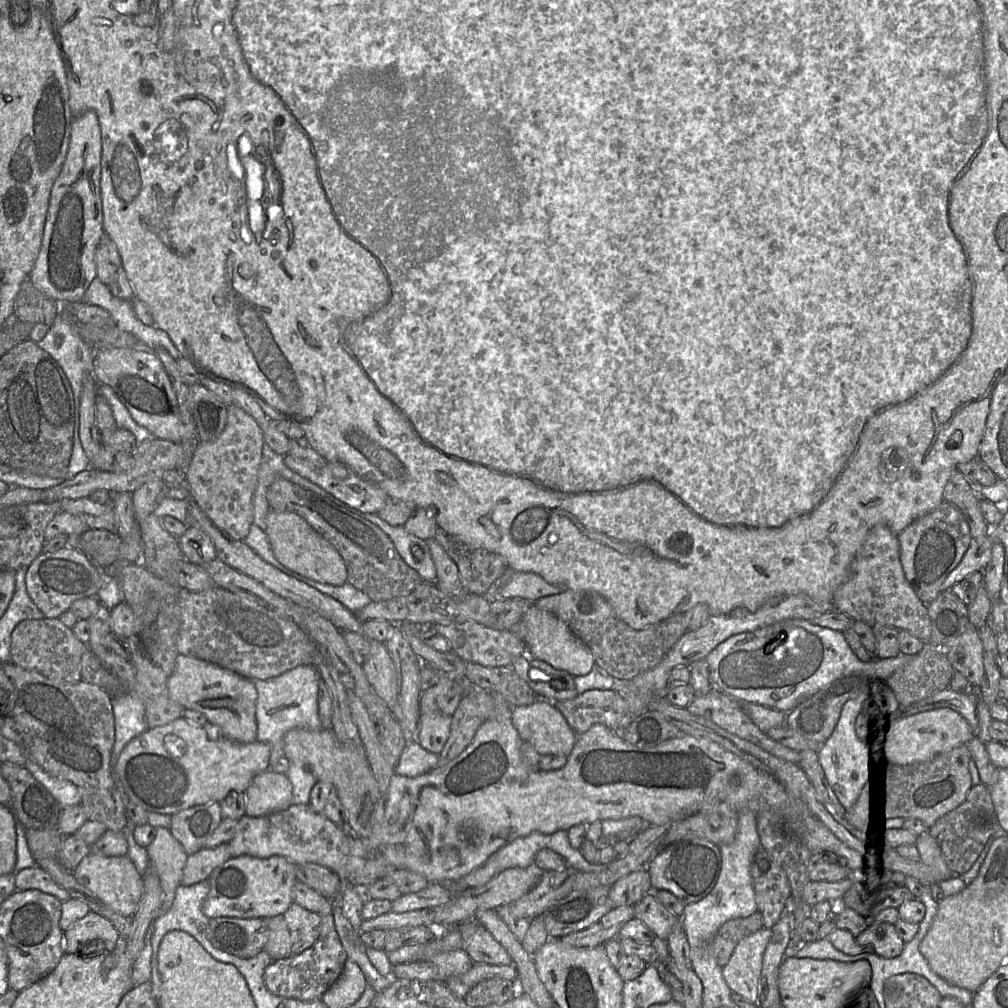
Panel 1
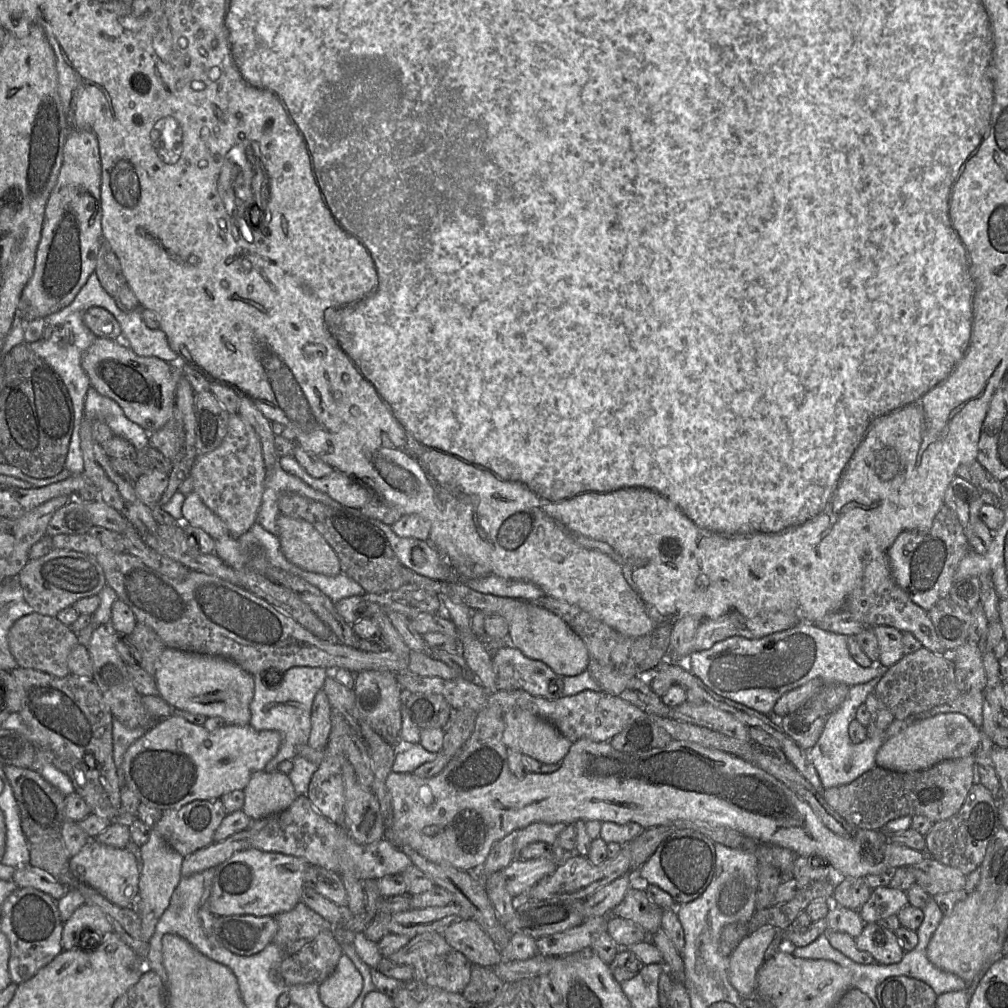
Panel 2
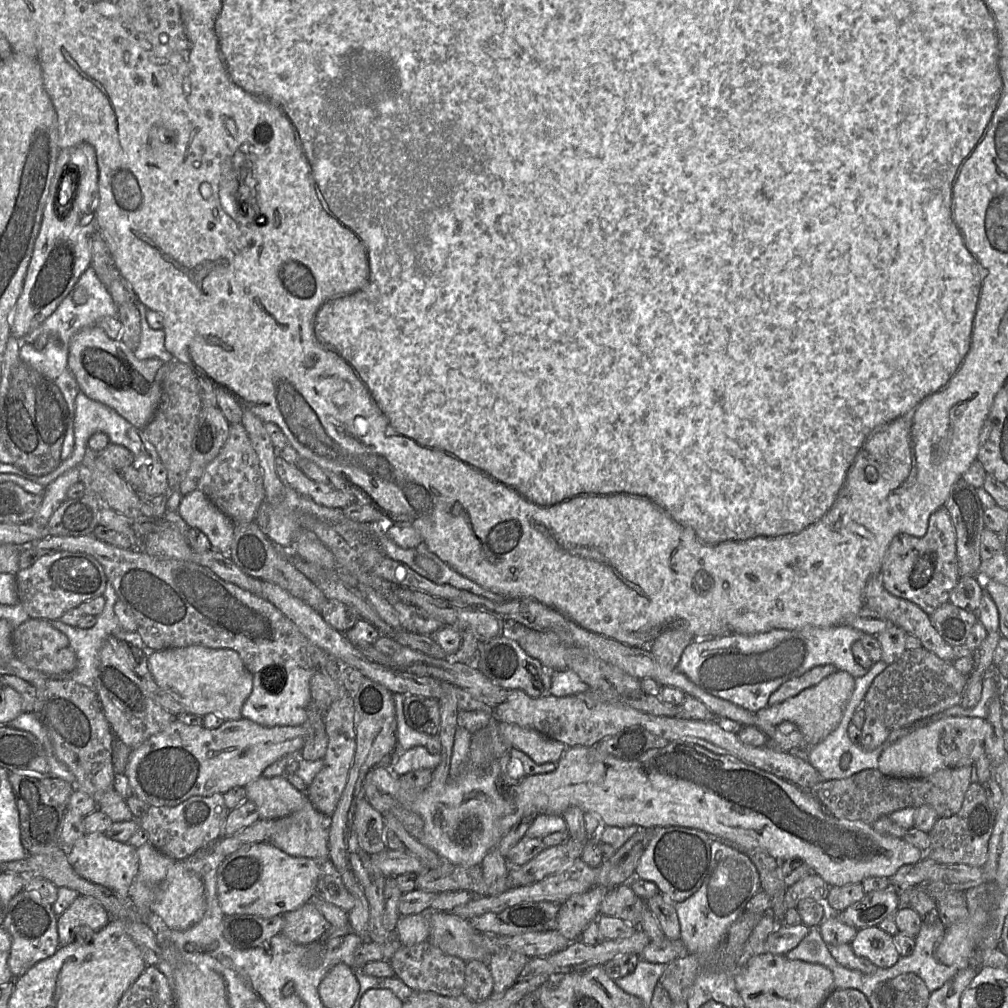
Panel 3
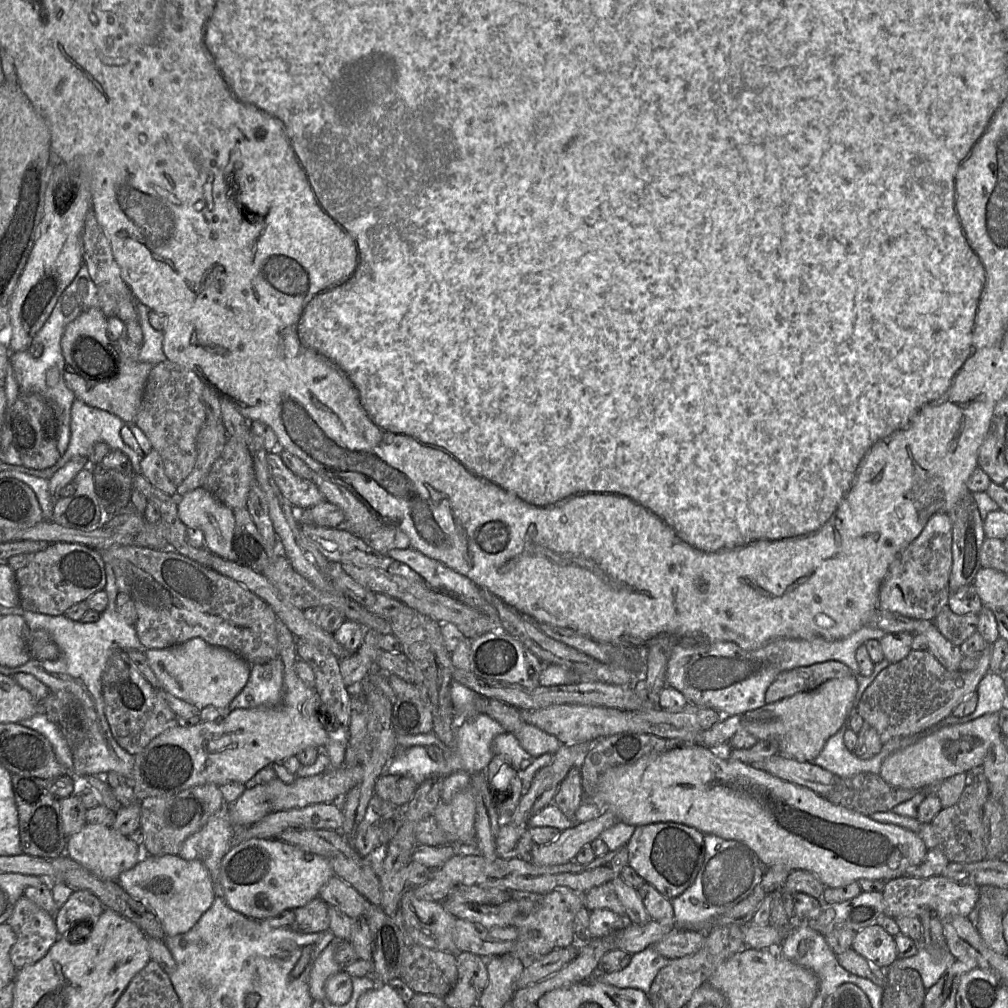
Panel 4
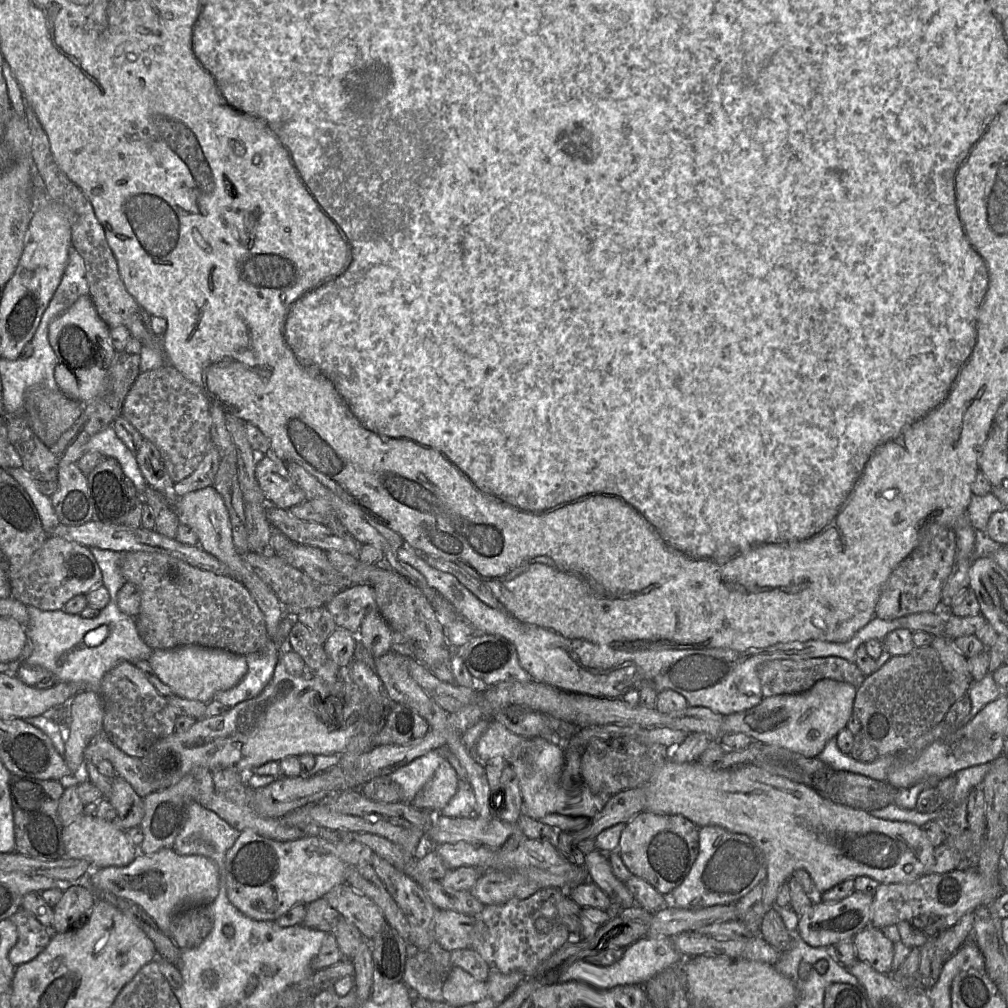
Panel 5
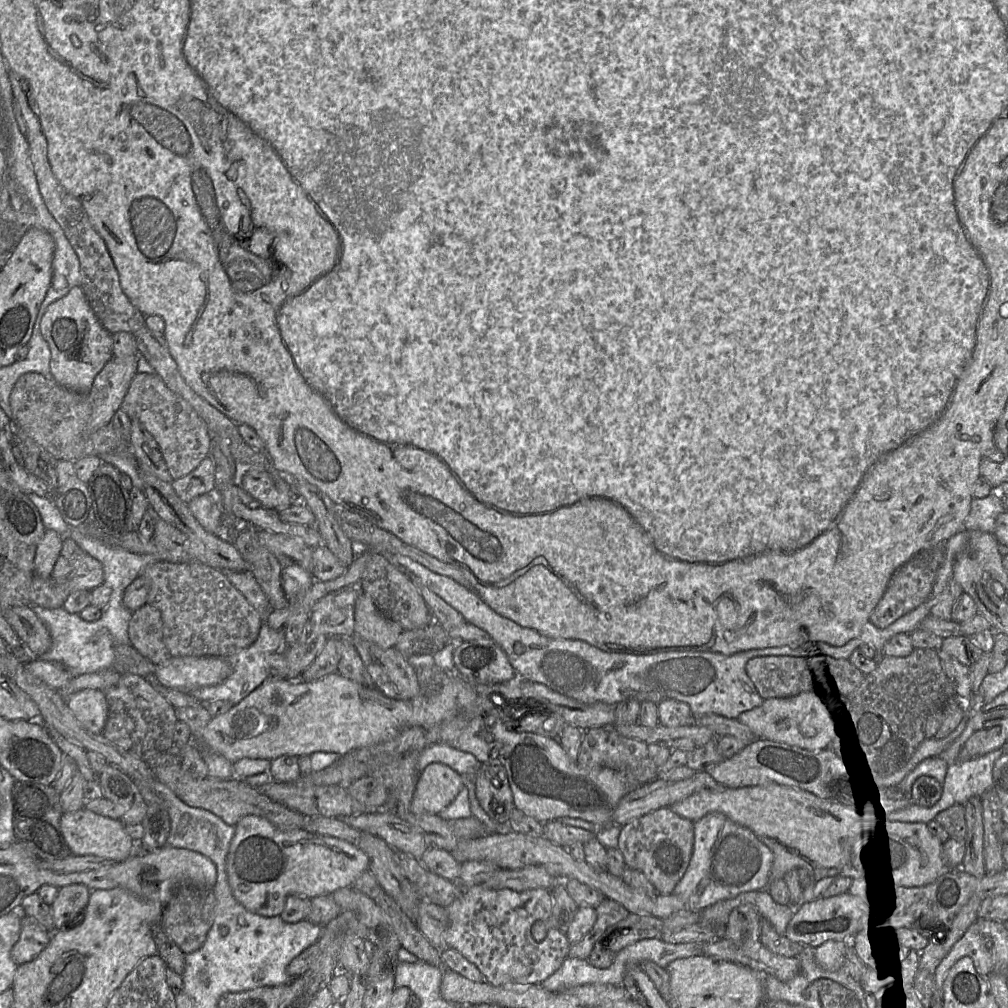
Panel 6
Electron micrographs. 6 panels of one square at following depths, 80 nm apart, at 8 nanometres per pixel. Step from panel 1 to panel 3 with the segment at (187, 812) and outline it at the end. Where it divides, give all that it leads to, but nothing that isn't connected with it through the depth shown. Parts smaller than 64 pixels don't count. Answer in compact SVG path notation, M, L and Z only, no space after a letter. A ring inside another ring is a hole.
M222 794L193 796L173 807L150 806L139 819L139 827L148 832L148 841L158 851L174 860L183 861L196 852L212 846L222 837L228 812Z

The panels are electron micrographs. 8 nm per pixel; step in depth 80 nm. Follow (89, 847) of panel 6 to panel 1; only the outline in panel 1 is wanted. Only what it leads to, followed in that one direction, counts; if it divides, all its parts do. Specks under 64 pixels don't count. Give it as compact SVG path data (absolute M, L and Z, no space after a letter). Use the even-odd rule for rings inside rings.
M89 853L74 869L77 881L88 888L104 904L124 916L134 916L143 895L143 876L126 856L106 857Z

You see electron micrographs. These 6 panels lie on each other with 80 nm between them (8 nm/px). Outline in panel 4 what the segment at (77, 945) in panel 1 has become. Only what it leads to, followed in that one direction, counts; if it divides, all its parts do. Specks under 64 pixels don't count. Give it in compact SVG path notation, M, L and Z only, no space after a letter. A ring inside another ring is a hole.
M74 890L69 899L61 908L57 909L54 915L58 935L66 937L66 934L69 934L70 941L76 942L77 940L71 937L77 935L80 937L82 930L88 933L91 927L88 927L87 924L93 927L105 909L99 898L91 892Z

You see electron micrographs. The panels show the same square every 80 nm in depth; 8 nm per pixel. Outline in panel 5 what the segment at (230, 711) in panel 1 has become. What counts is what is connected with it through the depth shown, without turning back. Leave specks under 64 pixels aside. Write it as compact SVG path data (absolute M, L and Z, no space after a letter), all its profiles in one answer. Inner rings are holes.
M186 645L168 650L152 651L148 662L155 675L169 686L174 695L189 700L209 703L215 694L237 685L248 670L245 656L221 649L211 649L198 645Z

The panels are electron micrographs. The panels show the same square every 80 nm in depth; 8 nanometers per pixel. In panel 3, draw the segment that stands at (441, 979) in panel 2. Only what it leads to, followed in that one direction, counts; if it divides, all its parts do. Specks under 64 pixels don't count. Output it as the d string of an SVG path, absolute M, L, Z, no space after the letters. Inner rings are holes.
M427 940L402 946L391 958L390 964L394 969L395 977L402 980L412 991L434 992L447 997L463 994L466 962L444 953Z

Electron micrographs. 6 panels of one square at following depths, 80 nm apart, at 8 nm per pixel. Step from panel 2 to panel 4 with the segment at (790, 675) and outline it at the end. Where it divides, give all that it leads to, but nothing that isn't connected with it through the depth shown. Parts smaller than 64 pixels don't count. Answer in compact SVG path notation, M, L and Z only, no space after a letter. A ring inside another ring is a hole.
M867 625L850 636L840 640L826 640L822 637L810 639L780 638L773 640L757 650L745 650L733 642L718 642L706 645L673 645L667 663L667 685L679 690L687 700L697 706L711 708L722 716L733 716L758 709L766 704L765 693L777 676L787 670L809 666L830 660L847 665L854 675L859 675L856 651L868 640L880 640L886 633L872 625Z

